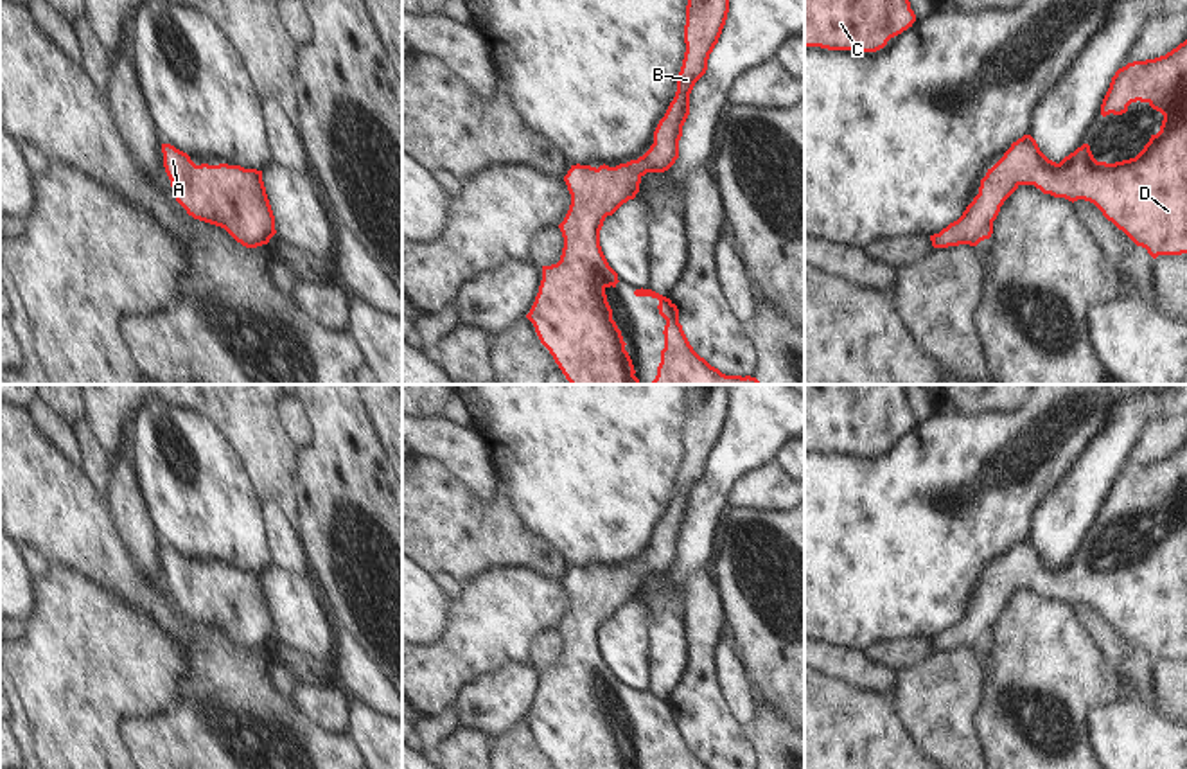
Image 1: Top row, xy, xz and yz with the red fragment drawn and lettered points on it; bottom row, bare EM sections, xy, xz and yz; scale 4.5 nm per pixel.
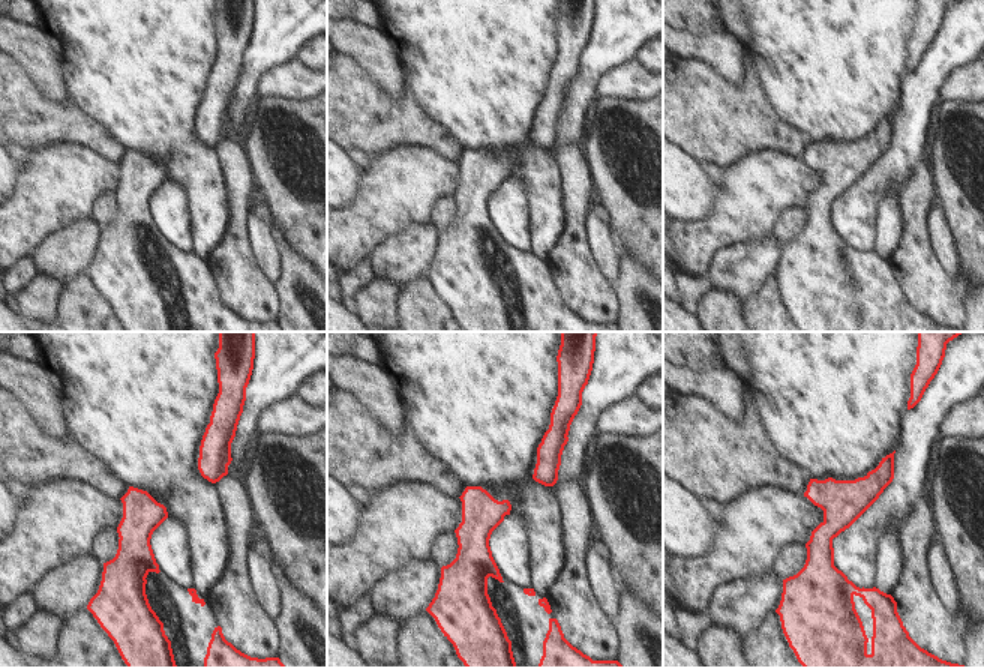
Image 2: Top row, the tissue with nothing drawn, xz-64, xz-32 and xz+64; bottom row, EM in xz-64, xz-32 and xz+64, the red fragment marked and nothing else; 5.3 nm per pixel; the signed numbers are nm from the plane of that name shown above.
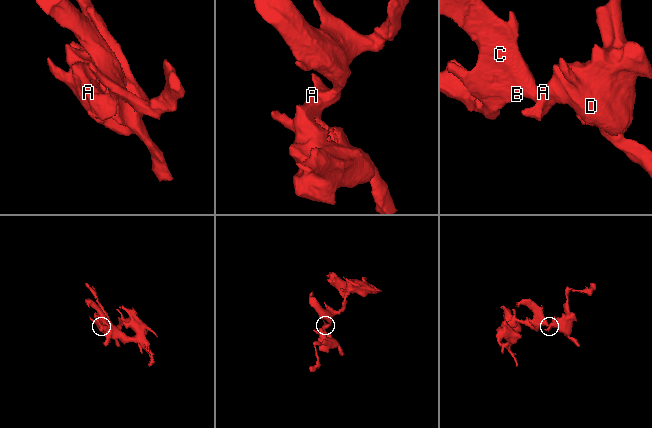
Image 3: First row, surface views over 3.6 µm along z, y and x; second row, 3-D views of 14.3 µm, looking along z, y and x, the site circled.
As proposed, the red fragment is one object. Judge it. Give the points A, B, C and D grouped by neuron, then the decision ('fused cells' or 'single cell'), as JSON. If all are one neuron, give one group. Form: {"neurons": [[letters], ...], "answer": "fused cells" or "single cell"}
{"neurons": [["A", "B", "C", "D"]], "answer": "single cell"}

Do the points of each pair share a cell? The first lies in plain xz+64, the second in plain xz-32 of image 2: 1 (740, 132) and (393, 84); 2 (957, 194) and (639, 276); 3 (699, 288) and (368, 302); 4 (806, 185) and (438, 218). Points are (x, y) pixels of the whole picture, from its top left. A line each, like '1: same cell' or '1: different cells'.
1: different cells
2: different cells
3: different cells
4: different cells

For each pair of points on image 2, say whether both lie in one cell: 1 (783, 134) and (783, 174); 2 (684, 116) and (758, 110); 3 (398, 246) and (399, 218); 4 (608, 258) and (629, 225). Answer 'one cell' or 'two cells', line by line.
1: two cells
2: one cell
3: two cells
4: two cells

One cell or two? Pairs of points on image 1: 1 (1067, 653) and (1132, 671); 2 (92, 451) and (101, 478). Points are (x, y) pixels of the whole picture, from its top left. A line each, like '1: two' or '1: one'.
1: two
2: one

